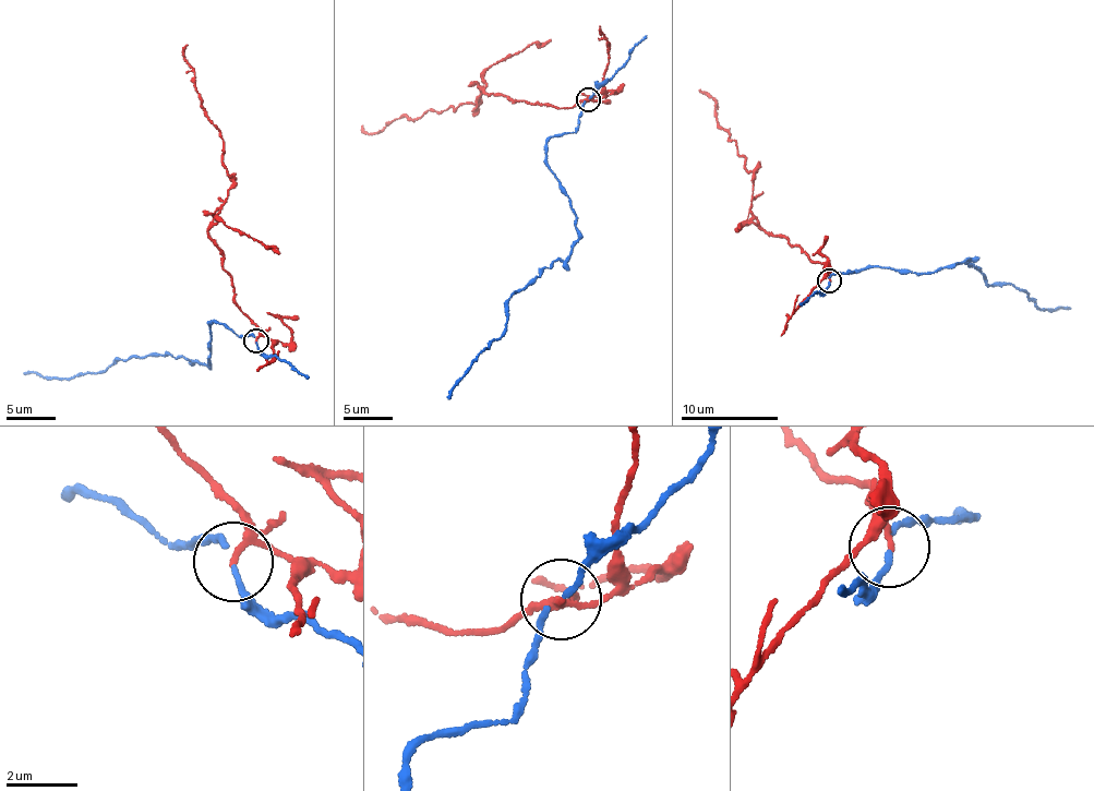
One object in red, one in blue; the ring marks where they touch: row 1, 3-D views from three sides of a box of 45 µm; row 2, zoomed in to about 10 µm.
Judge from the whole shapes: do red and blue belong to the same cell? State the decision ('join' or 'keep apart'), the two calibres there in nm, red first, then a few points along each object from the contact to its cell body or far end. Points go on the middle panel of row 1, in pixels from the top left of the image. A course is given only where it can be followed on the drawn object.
keep apart; calibres 130 and 100 nm; course red (589, 99), (558, 108), (515, 102), (481, 87), (476, 106), (407, 116), (369, 133), (361, 126); course blue (590, 98), (577, 129), (546, 142), (548, 166), (573, 211), (573, 251), (507, 300), (505, 334), (447, 398)

